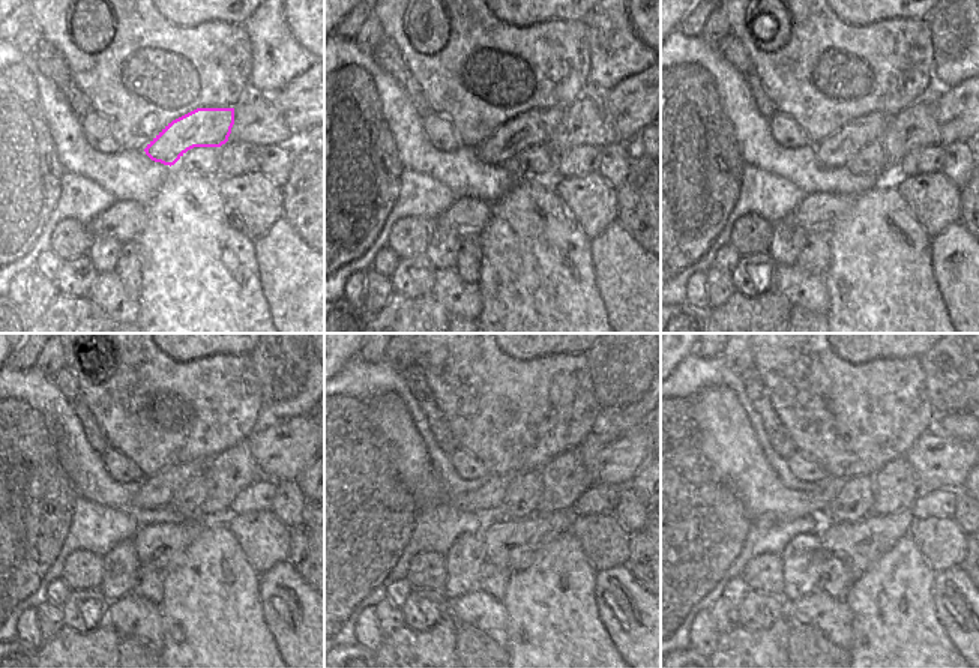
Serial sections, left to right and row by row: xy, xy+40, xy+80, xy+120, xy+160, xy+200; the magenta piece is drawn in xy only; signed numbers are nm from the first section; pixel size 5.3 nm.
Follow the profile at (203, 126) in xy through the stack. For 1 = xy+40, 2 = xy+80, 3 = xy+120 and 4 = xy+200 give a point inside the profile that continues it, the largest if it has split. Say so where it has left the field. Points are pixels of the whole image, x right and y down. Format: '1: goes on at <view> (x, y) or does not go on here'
1: goes on at xy+40 (532, 128)
2: goes on at xy+80 (837, 150)
3: goes on at xy+120 (156, 491)
4: goes on at xy+200 (727, 439)

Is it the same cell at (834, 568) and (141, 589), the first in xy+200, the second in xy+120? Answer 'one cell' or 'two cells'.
one cell

